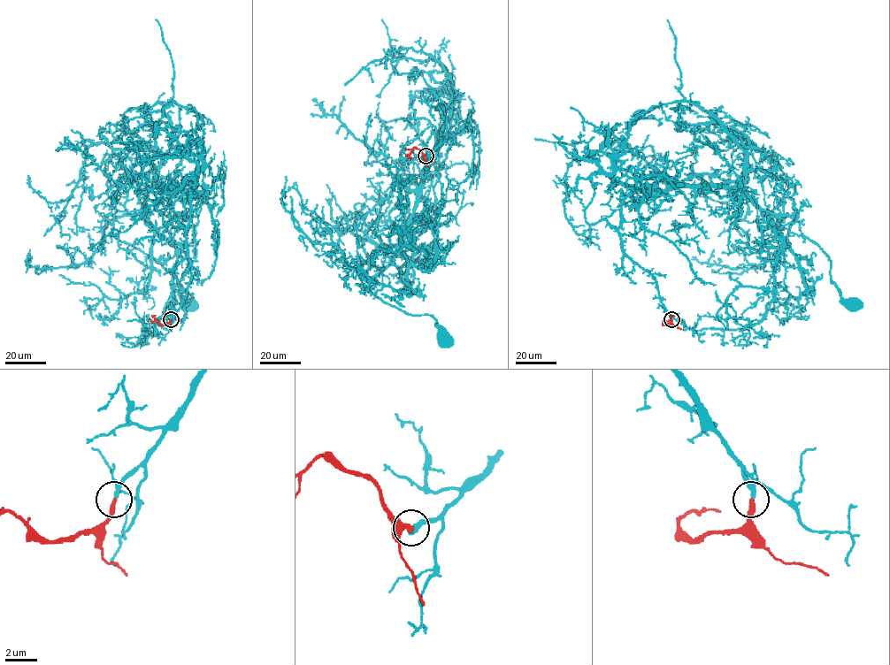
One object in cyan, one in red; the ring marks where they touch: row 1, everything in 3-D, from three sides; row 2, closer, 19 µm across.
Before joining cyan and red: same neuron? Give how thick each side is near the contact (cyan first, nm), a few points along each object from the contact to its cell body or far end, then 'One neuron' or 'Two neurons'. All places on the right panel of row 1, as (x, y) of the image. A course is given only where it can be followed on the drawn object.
Thickness 240 nm (cyan) against 320 nm. Course of cyan: (671, 319), (655, 279), (622, 248), (622, 202), (636, 191), (740, 187), (827, 255), (831, 279), (854, 306). Course of red: (671, 319), (670, 324), (663, 323), (674, 317). One neuron

